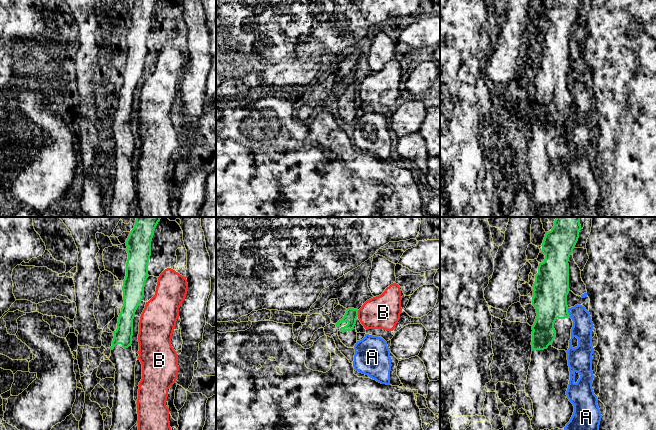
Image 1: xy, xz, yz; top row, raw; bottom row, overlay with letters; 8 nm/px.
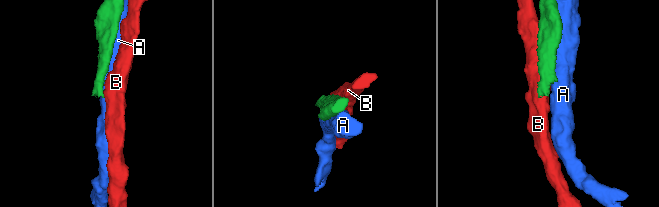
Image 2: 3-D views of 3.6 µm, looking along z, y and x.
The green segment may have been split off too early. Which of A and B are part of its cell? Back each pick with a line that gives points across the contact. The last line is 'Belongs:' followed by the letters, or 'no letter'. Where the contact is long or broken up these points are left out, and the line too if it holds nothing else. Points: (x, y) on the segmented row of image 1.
Belongs: no letter

